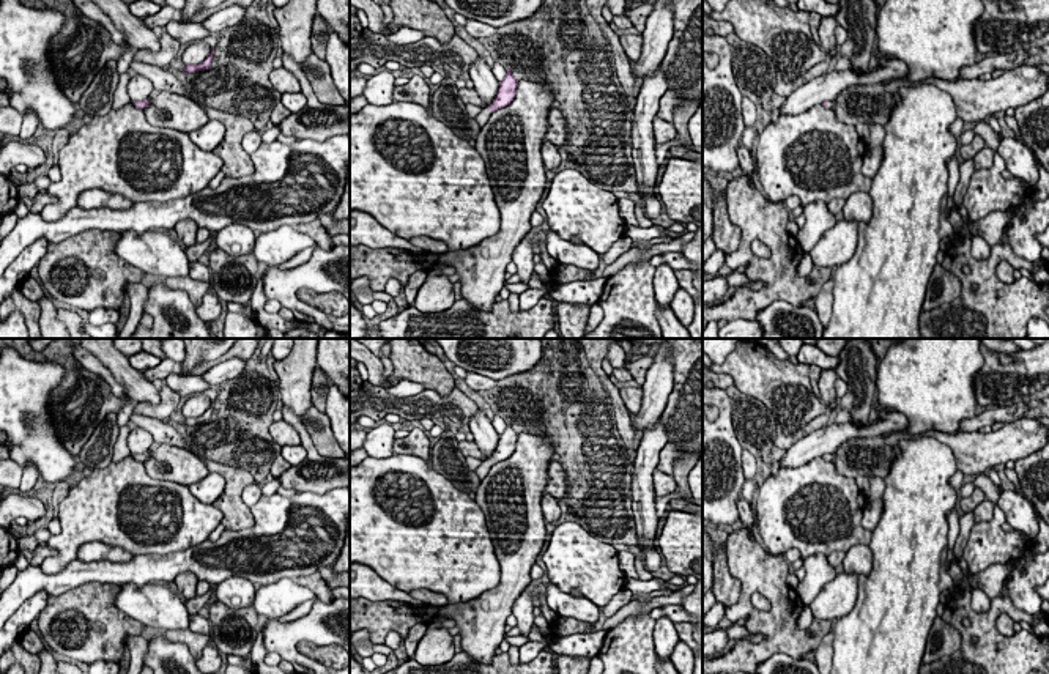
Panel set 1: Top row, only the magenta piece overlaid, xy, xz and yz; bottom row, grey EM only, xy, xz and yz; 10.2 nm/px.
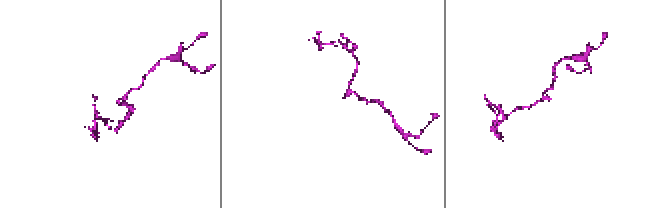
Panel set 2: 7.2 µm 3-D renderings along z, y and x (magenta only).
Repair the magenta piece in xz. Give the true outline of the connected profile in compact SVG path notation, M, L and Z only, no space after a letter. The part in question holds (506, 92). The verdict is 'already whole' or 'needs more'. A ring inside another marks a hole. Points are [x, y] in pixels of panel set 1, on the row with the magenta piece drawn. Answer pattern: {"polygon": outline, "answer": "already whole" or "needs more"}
{"polygon": "M507 68L506 77L499 82L498 93L491 106L484 107L482 112L476 117L476 121L484 128L490 118L490 113L509 106L515 98L517 80L512 76L512 68Z", "answer": "needs more"}

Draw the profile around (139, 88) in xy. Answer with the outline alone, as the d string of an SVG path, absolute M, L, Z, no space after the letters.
M131 76L128 83L128 94L132 102L145 101L154 91L153 83L143 76Z

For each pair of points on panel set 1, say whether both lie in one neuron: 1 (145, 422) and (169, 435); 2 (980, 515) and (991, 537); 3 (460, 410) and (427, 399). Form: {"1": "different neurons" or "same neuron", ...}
{"1": "same neuron", "2": "different neurons", "3": "same neuron"}

